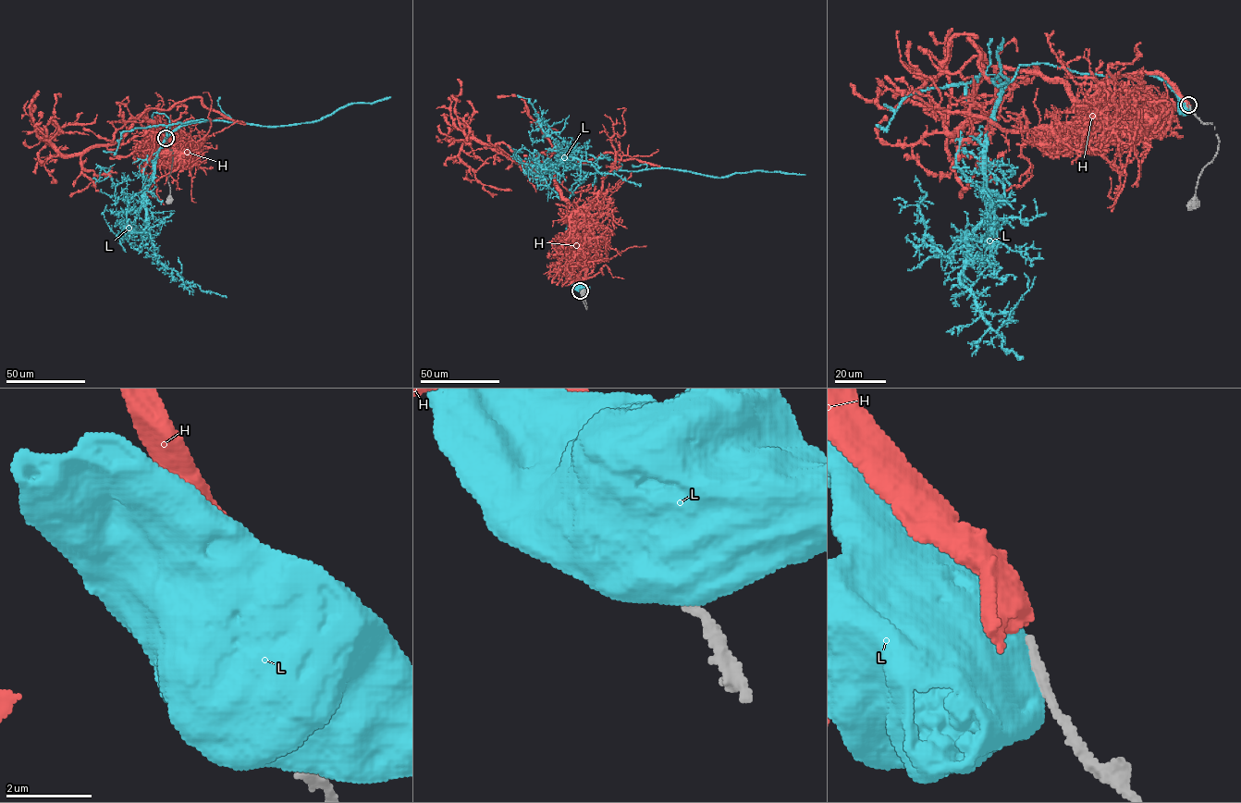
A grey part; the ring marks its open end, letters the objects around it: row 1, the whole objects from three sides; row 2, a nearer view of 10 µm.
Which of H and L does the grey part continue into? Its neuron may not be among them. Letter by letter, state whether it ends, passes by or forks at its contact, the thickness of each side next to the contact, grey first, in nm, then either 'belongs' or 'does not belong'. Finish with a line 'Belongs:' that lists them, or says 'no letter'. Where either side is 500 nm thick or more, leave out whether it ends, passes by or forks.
H: calibres 160 and 550 nm; does not belong
L: calibres 240 and 1150 nm; does not belong
Belongs: no letter

